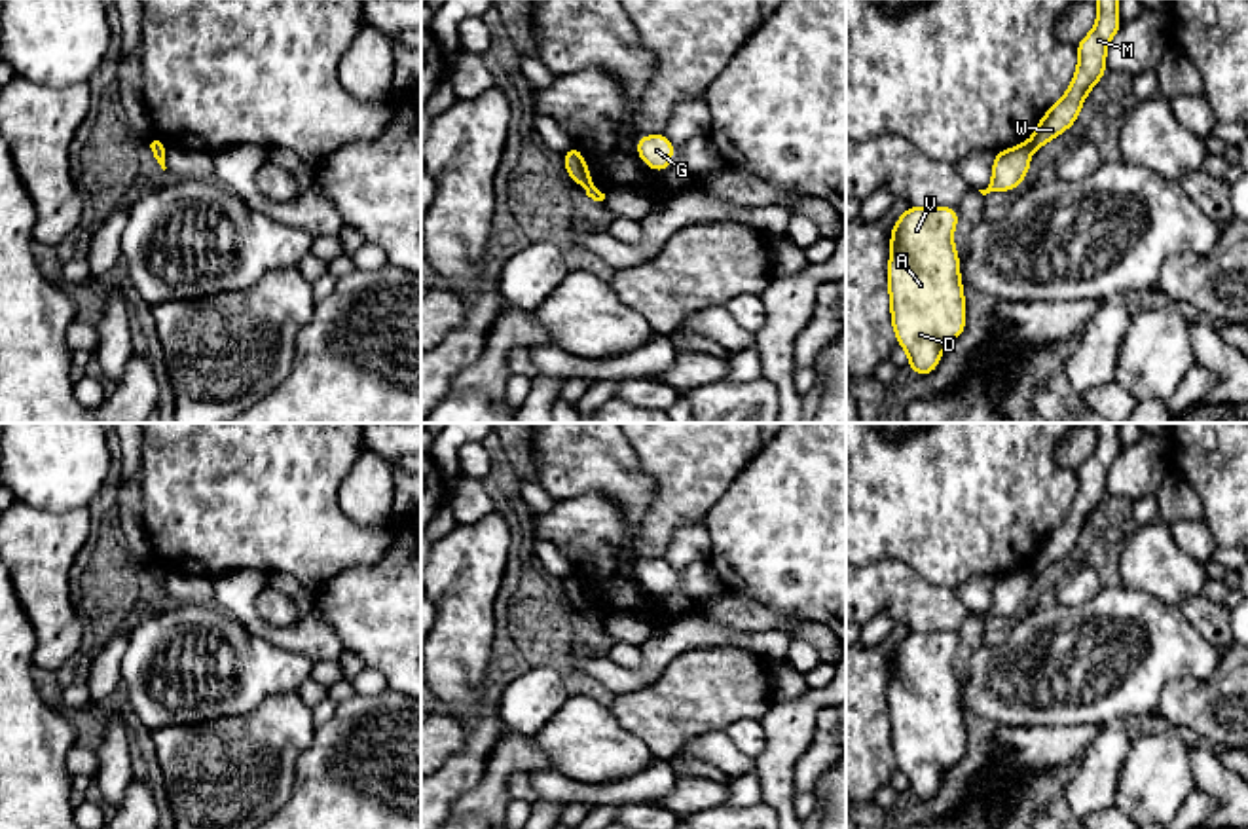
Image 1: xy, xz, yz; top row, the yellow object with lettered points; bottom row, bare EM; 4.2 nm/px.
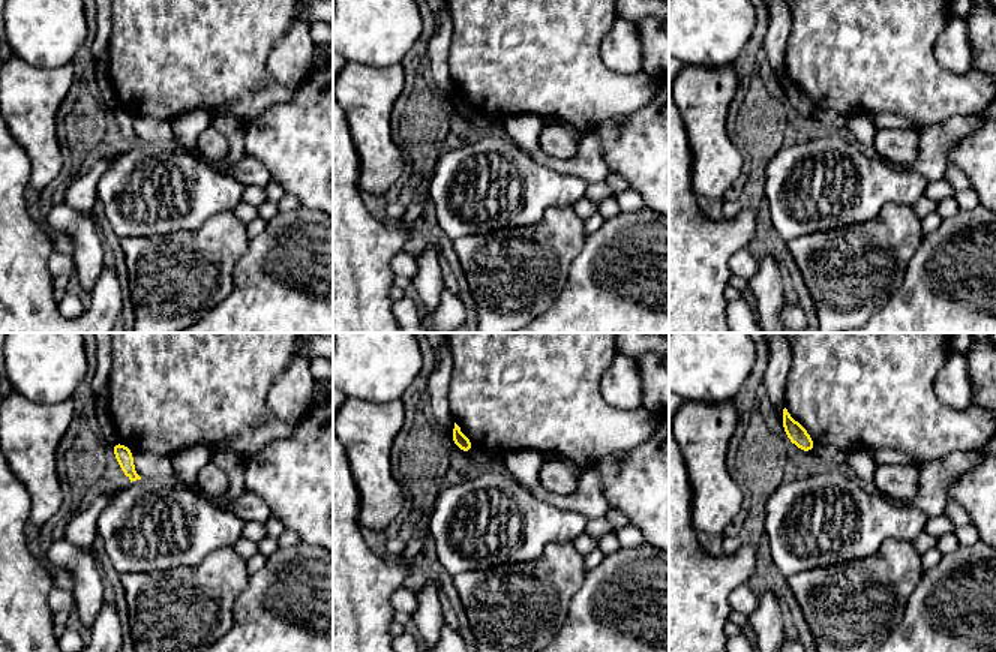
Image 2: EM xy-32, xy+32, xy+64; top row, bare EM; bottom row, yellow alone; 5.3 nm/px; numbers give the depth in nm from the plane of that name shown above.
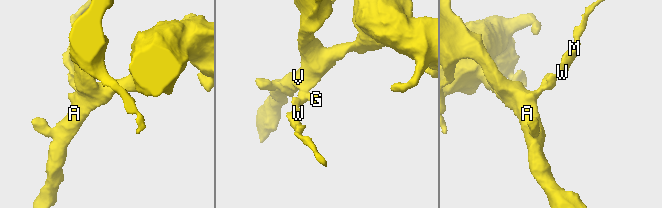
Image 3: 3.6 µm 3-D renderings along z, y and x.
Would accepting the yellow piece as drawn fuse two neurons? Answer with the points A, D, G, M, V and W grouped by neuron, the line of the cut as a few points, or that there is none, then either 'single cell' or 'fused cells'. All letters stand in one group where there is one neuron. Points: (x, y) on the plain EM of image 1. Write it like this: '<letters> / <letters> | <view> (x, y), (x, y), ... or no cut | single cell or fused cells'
A D G V / M W | yz (1027, 566), (1032, 573) | fused cells

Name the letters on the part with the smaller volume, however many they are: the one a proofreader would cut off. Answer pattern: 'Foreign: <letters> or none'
Foreign: M, W

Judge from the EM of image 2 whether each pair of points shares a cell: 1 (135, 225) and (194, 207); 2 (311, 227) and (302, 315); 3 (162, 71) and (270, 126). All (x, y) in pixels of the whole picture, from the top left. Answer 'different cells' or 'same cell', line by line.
1: same cell
2: same cell
3: different cells

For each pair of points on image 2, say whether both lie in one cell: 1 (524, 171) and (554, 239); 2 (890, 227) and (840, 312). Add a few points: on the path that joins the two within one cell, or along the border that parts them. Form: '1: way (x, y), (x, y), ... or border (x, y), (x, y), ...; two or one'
1: border (572, 206), (552, 206), (537, 221), (510, 227); two
2: way (881, 248), (849, 279), (848, 291); one

